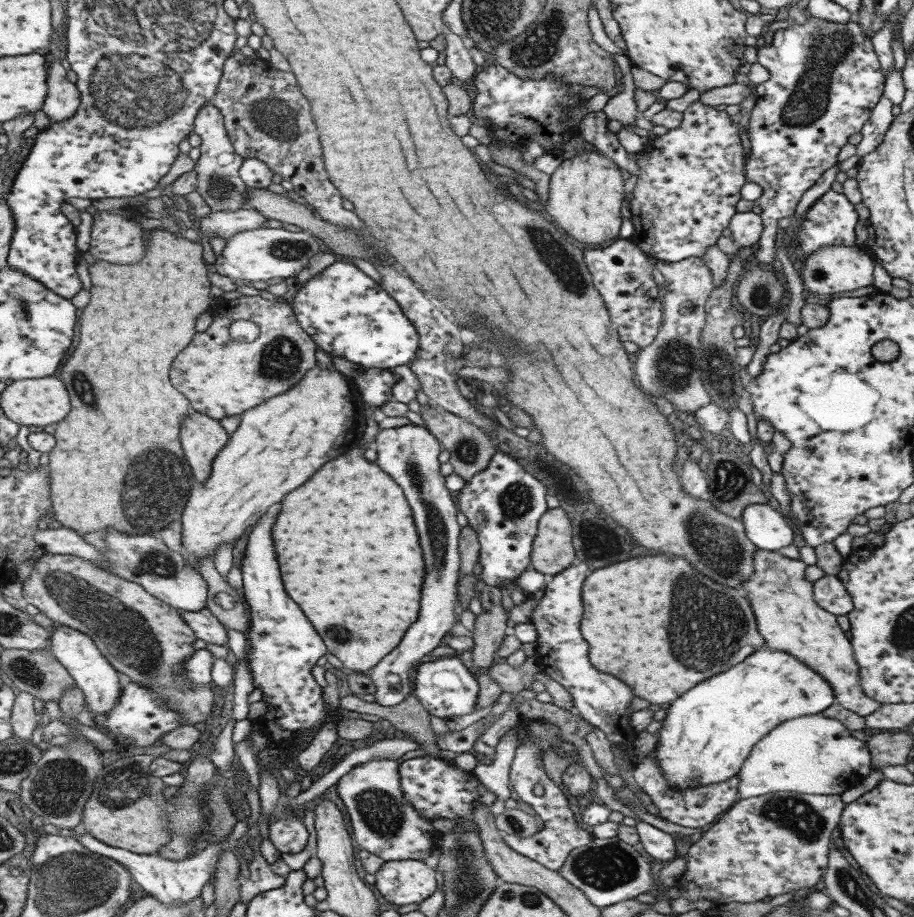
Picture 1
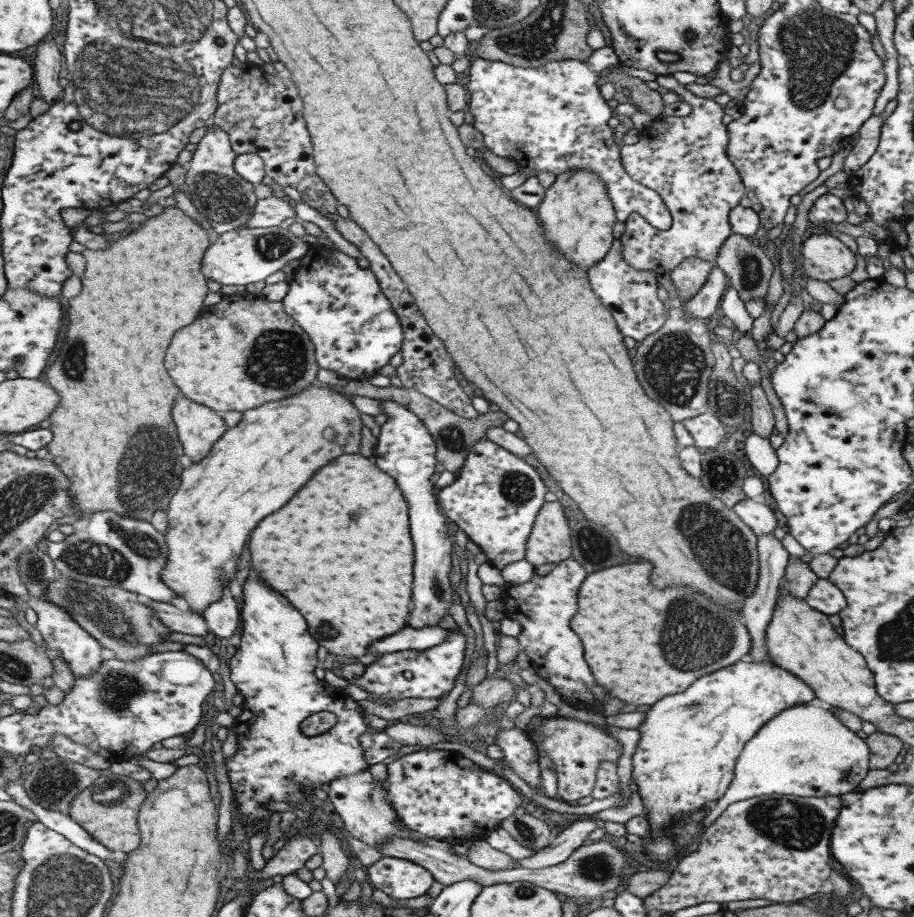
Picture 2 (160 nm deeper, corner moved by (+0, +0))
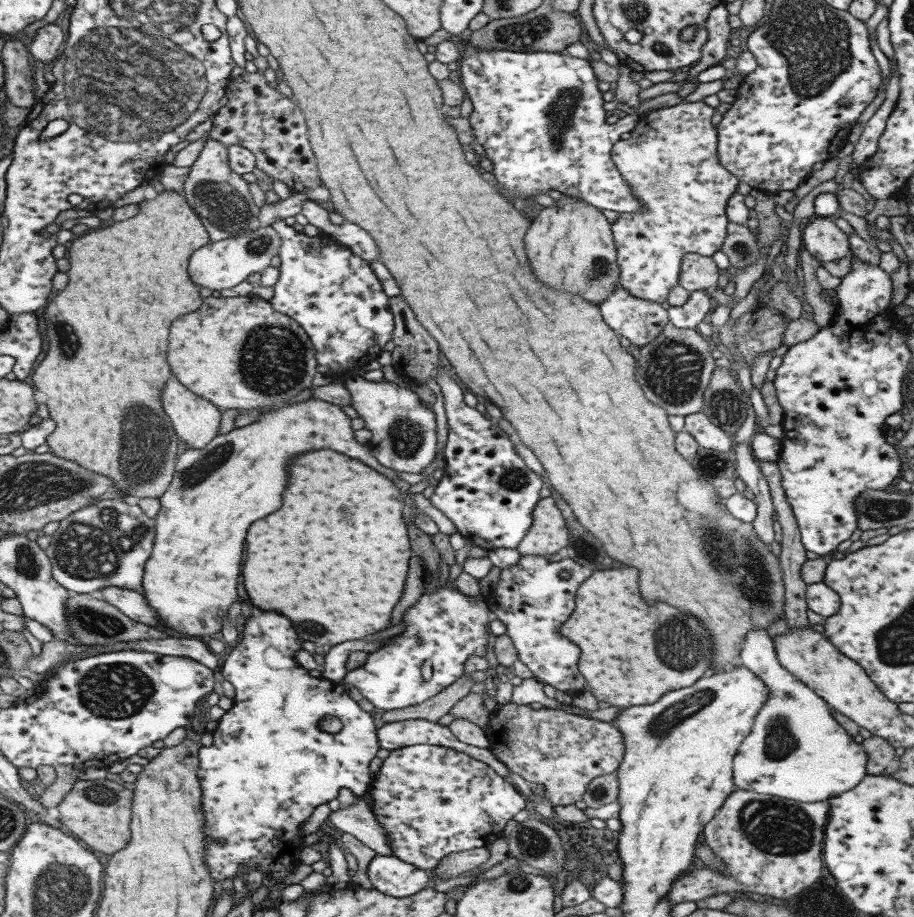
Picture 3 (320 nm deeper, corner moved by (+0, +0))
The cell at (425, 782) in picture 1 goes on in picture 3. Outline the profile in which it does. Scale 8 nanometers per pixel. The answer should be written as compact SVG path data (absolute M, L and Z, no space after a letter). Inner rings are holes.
M428 744L404 746L390 751L370 780L366 792L372 802L370 811L386 832L392 855L426 872L431 871L439 859L452 852L489 846L493 840L500 838L505 823L525 808L521 793L510 785L508 779L495 774L484 763L463 752Z

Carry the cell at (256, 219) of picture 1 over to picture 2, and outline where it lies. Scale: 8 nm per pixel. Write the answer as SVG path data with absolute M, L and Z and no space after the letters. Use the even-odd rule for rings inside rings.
M263 198L257 200L253 206L250 219L245 223L245 228L265 228L277 226L284 218L295 217L289 204L279 198Z

